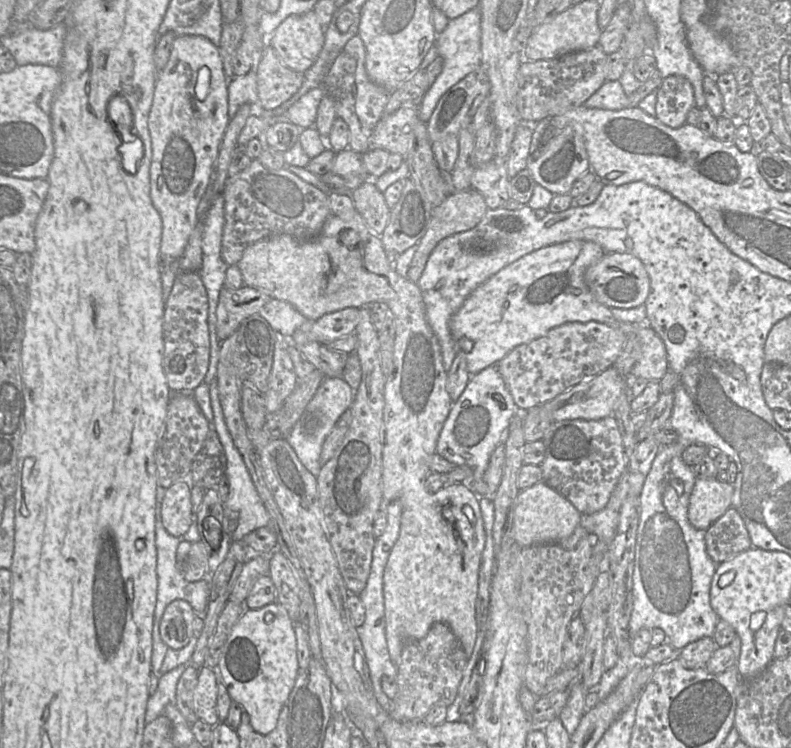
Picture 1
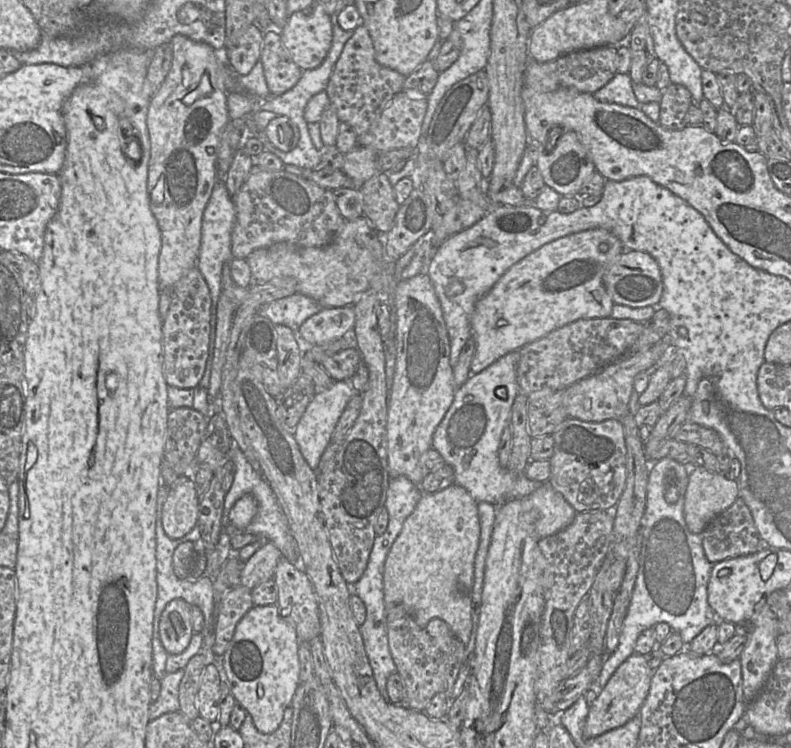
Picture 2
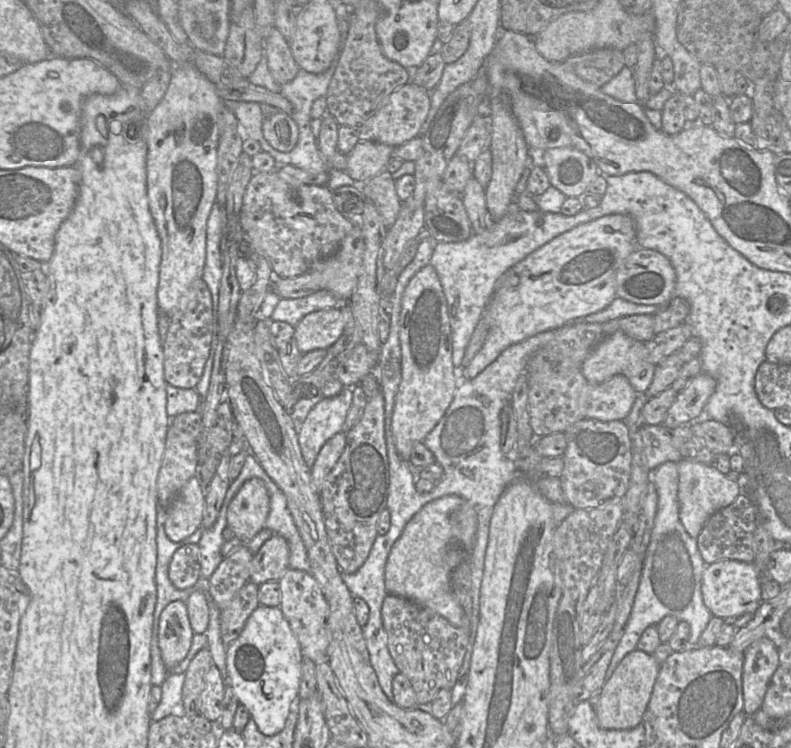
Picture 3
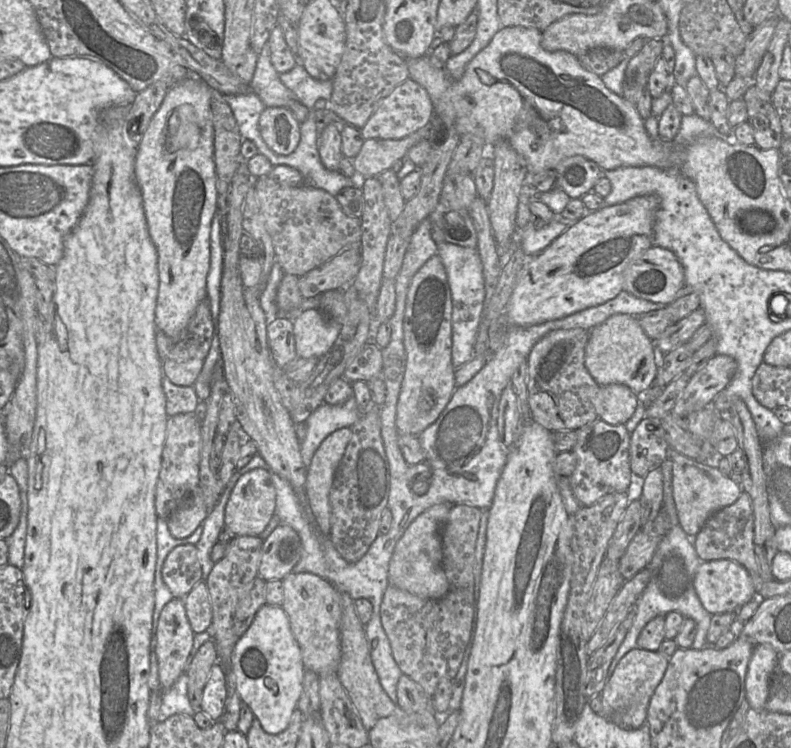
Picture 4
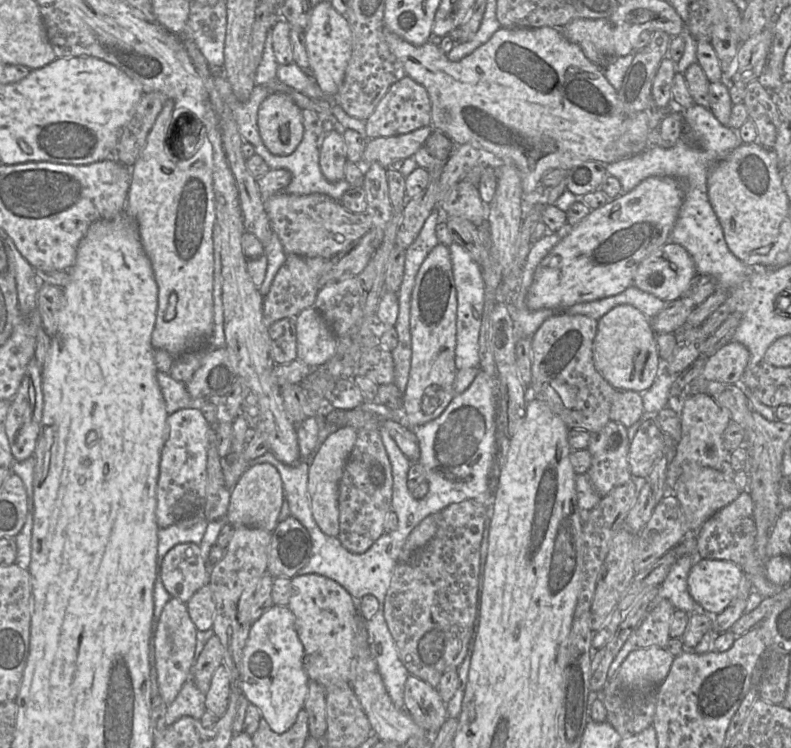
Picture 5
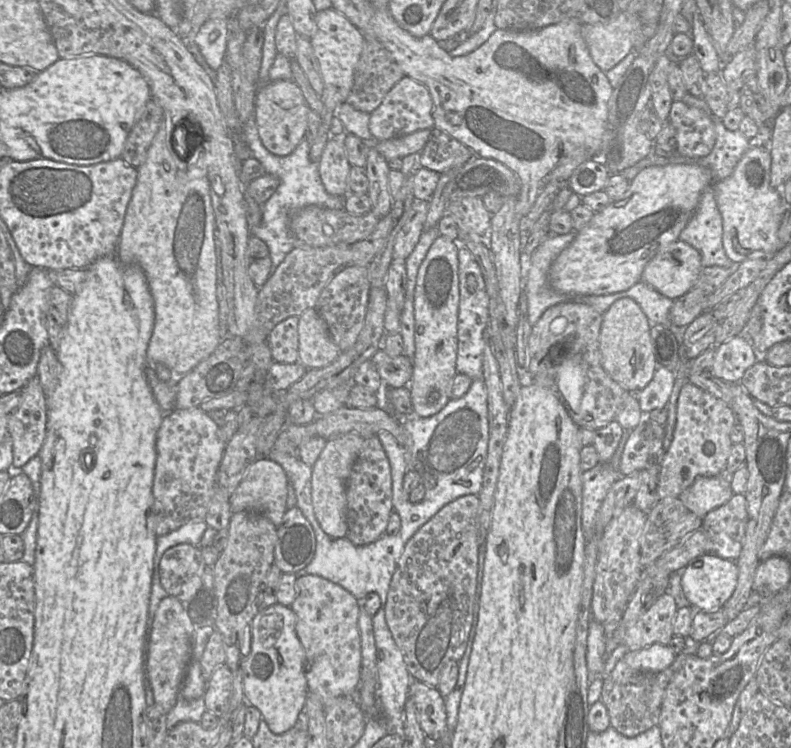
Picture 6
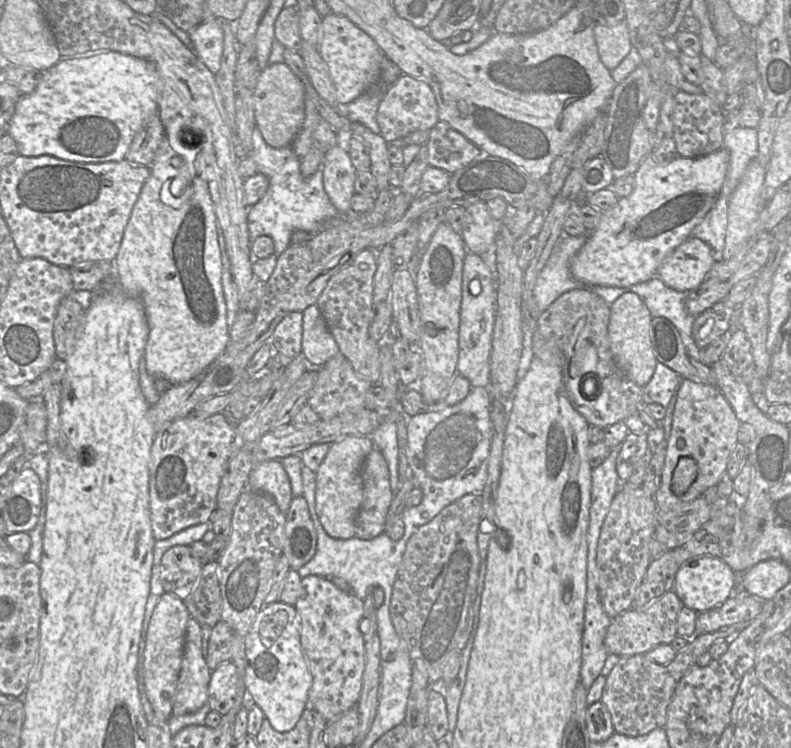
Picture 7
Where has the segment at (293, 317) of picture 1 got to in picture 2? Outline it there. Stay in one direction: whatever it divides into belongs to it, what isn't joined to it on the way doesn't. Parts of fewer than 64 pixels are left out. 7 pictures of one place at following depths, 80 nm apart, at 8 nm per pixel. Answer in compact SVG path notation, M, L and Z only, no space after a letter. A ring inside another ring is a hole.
M296 293L263 305L258 315L267 317L274 325L285 325L297 334L303 322L321 309L312 298Z

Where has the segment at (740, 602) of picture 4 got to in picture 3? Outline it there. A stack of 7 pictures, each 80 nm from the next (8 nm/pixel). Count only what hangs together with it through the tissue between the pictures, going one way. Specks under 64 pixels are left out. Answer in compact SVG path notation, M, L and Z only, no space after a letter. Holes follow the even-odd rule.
M720 560L706 566L701 585L705 606L713 616L734 620L744 613L755 613L763 601L761 598L760 575L754 563L737 560Z

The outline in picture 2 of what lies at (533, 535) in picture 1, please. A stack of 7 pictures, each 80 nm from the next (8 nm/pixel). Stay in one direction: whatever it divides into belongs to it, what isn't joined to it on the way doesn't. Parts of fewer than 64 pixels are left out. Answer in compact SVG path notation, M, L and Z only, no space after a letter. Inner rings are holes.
M544 482L526 497L538 512L535 530L539 539L563 530L574 520L576 511L549 482Z

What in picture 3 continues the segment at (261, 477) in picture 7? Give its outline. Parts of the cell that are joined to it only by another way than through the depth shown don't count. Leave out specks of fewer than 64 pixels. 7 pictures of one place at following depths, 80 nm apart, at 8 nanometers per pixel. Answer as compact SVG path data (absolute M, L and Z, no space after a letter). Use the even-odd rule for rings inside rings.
M247 480L228 506L227 527L243 543L255 537L263 528L270 509L270 499L264 482Z

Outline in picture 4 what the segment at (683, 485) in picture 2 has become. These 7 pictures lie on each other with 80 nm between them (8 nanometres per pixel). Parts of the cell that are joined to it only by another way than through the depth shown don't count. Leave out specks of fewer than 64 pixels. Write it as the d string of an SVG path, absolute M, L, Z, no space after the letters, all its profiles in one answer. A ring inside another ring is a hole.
M665 460L661 465L660 469L663 475L663 506L667 513L670 515L673 524L666 535L663 537L661 542L659 543L654 556L651 562L648 564L646 568L649 568L651 572L651 579L646 586L645 590L637 600L635 604L636 614L632 623L631 628L629 629L628 633L626 634L623 642L621 643L615 657L613 658L607 674L607 680L613 675L616 666L618 665L619 661L623 658L623 656L629 652L630 650L637 647L637 640L645 625L659 615L666 615L669 612L679 612L685 618L692 618L696 622L697 632L694 638L693 644L691 648L694 649L701 649L705 646L713 646L708 645L706 640L706 635L710 626L711 617L712 615L702 606L695 588L694 588L694 576L697 571L698 566L702 562L697 555L696 549L693 544L693 540L689 537L678 522L677 510L676 505L673 497L673 463L671 460Z

